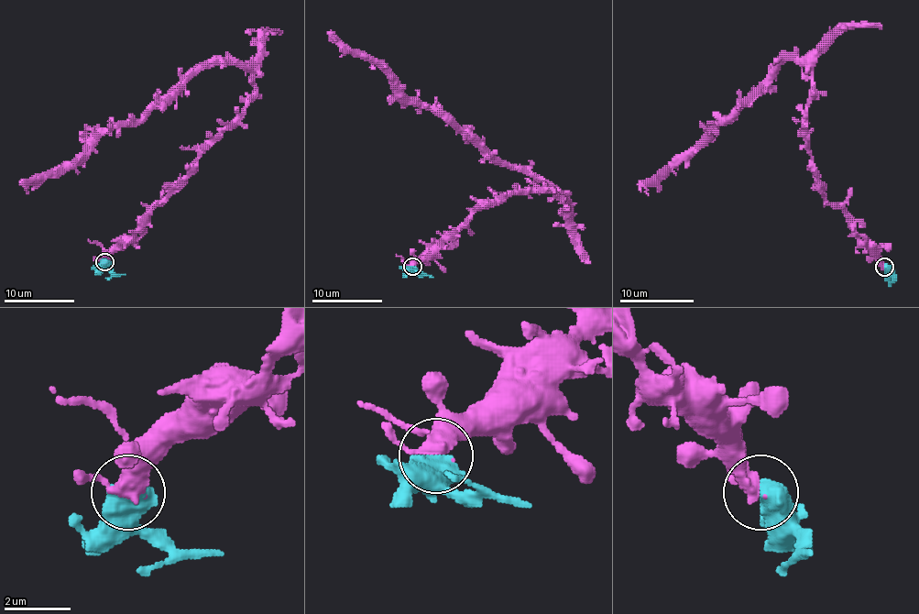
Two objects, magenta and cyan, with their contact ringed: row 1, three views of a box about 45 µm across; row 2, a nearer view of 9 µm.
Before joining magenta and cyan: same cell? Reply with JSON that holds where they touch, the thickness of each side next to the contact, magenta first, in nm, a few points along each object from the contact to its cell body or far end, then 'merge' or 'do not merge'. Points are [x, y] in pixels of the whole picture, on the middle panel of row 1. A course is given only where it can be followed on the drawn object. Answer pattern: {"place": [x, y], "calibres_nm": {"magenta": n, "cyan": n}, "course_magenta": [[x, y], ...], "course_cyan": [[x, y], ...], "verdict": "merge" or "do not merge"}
{"place": [412, 266], "calibres_nm": {"magenta": 400, "cyan": 750}, "course_magenta": [[411, 265], [497, 200], [562, 196], [535, 175], [497, 164], [447, 116], [417, 105], [327, 32]], "course_cyan": [[411, 267], [421, 273], [433, 277]], "verdict": "merge"}

